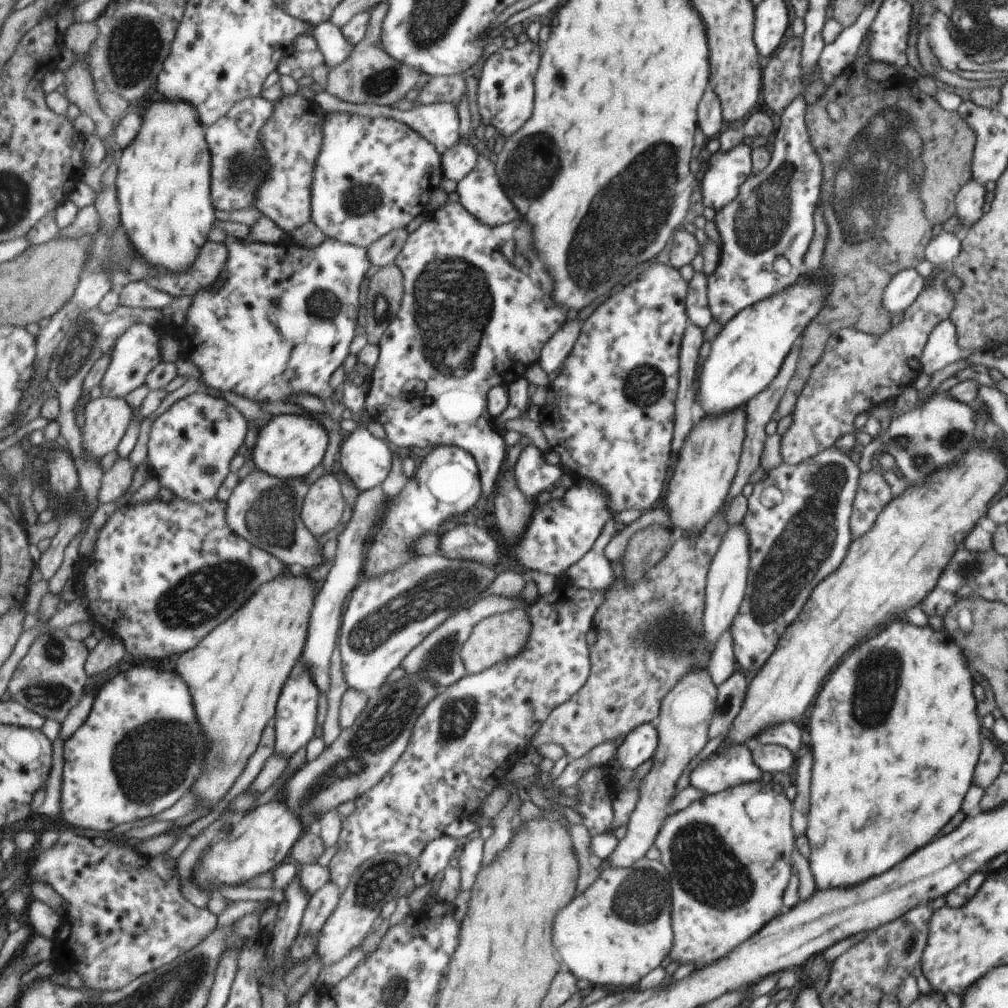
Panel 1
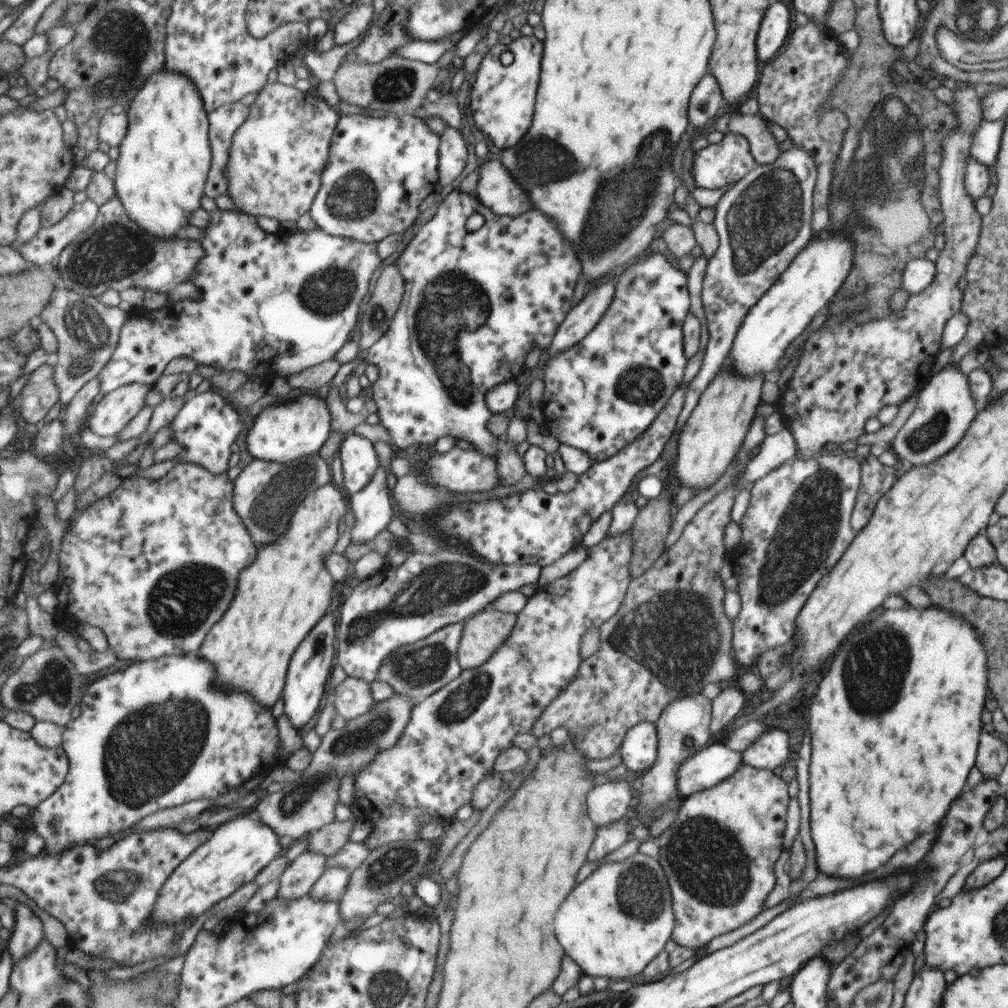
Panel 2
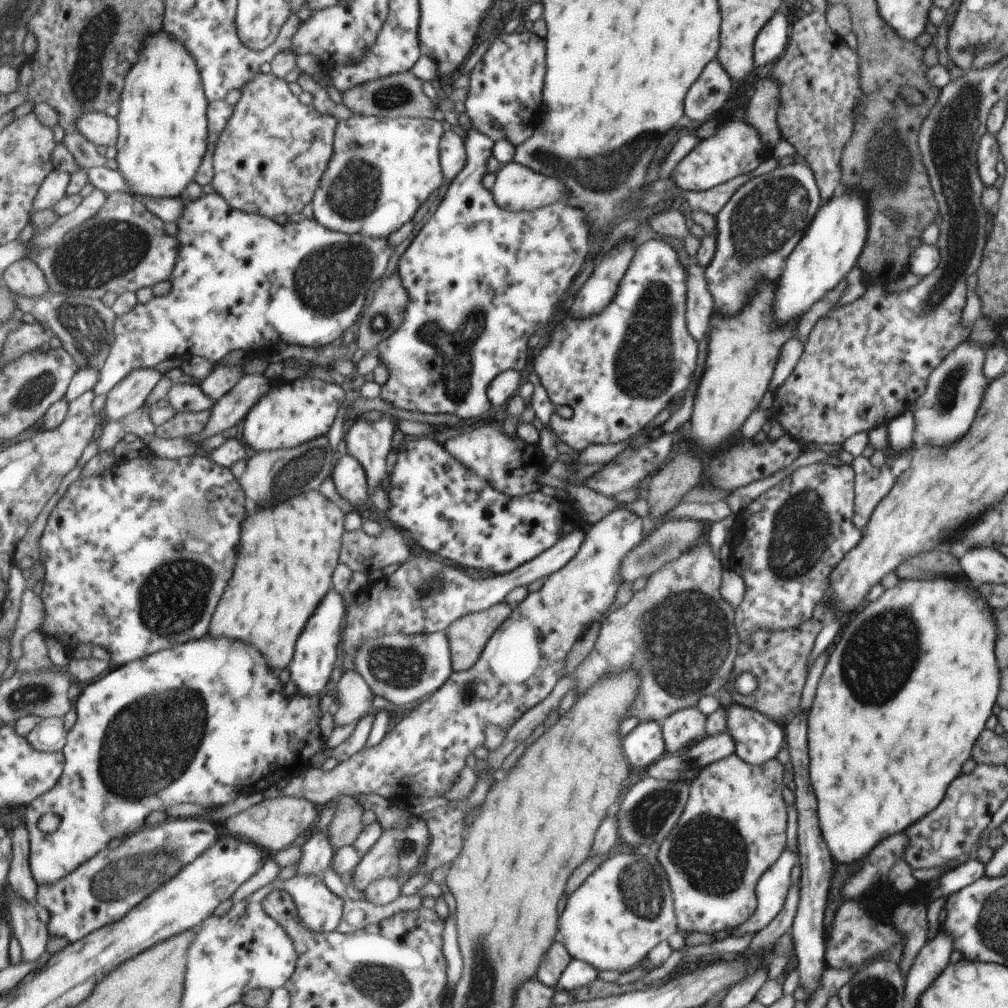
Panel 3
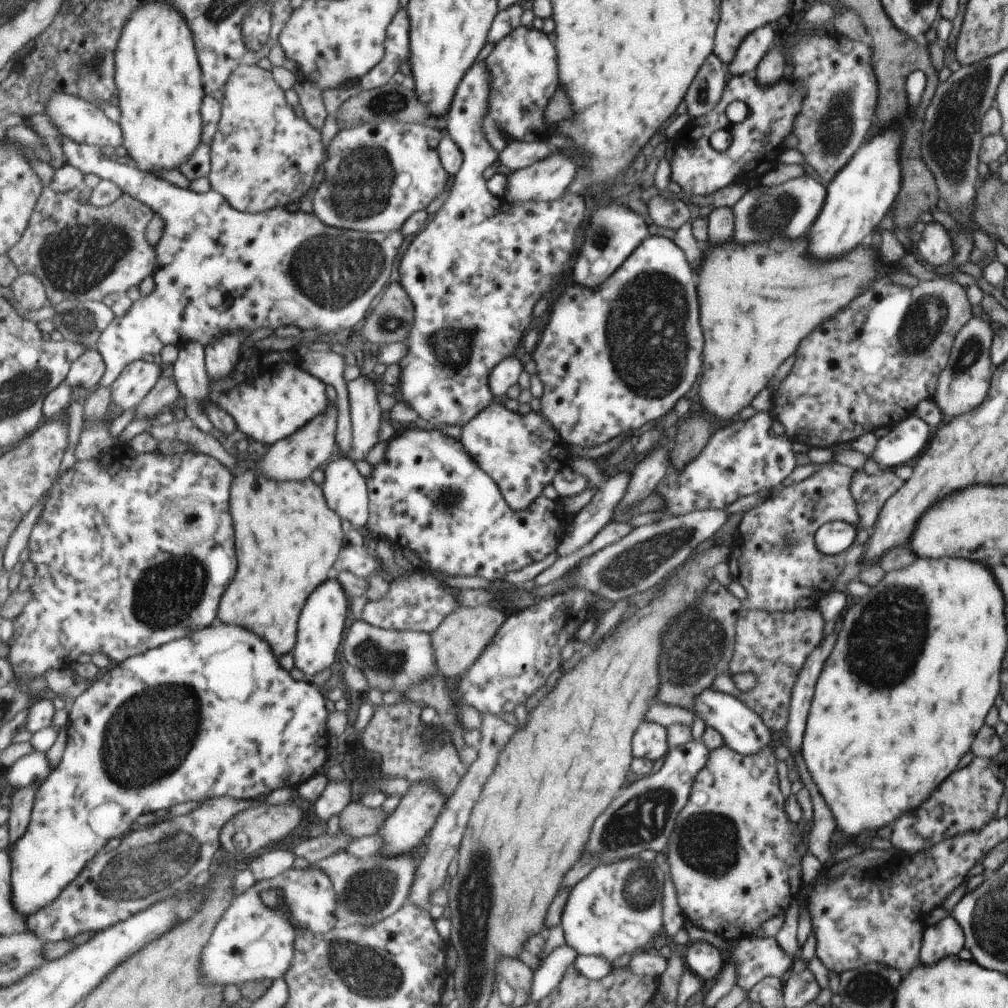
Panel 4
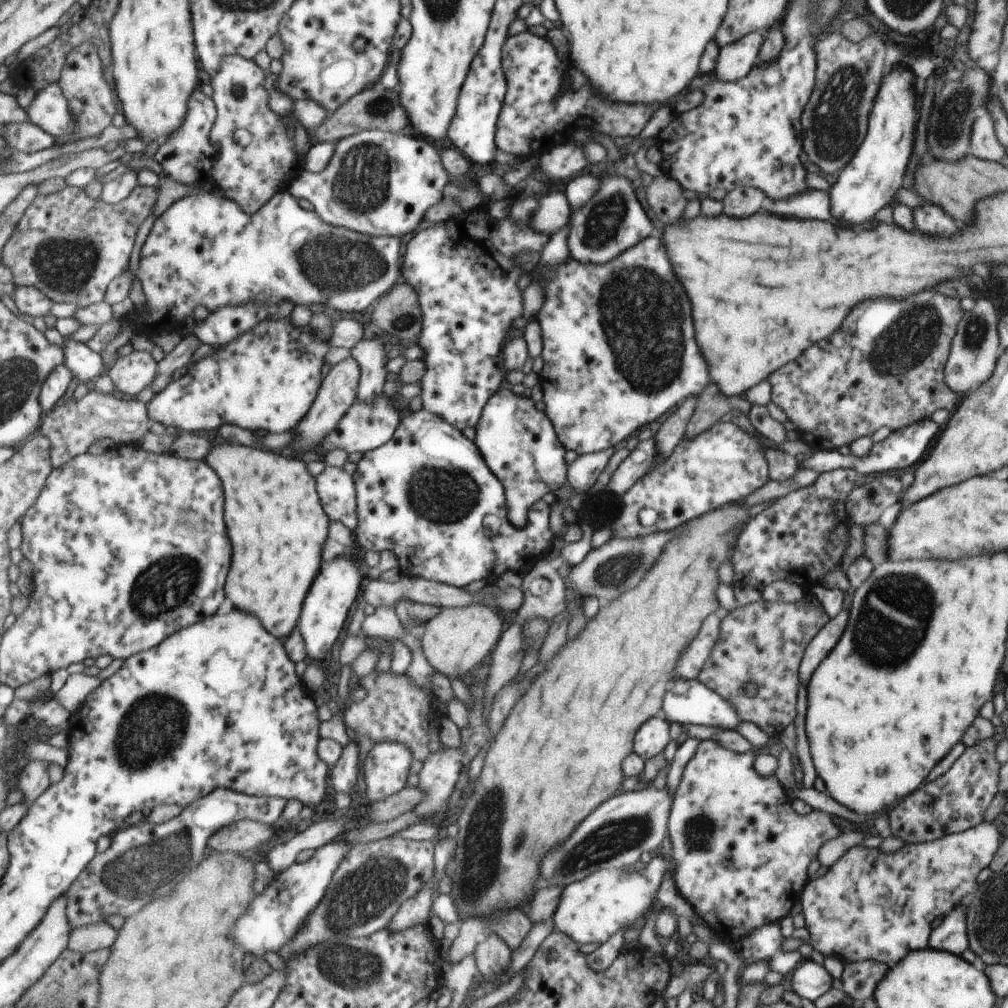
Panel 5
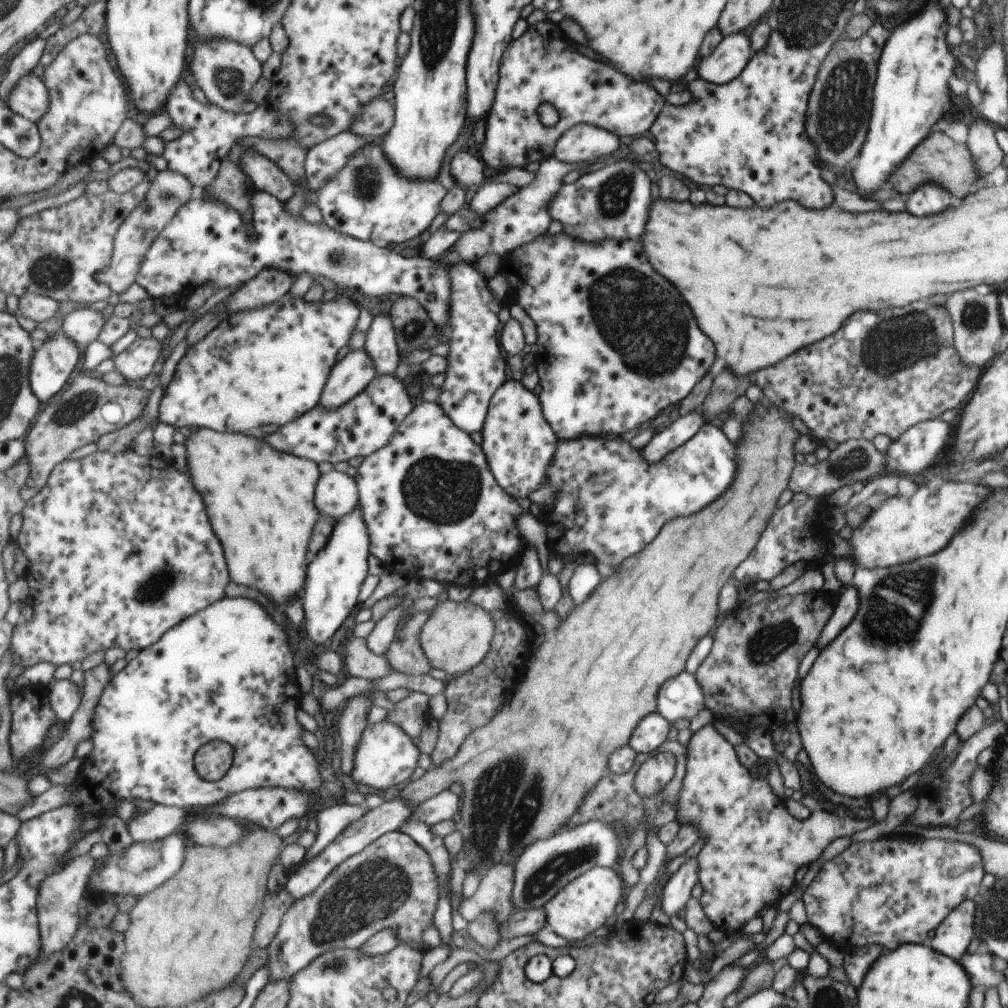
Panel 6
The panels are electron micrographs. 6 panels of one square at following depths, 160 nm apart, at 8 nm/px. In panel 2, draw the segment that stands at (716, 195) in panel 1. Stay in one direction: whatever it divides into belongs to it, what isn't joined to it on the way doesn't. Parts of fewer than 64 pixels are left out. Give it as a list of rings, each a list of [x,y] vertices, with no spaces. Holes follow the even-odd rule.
[[[728,132],[721,135],[719,142],[708,143],[707,146],[692,154],[690,171],[695,187],[715,190],[715,188],[739,182],[755,167],[757,167],[757,164],[752,156],[748,140],[739,132]]]

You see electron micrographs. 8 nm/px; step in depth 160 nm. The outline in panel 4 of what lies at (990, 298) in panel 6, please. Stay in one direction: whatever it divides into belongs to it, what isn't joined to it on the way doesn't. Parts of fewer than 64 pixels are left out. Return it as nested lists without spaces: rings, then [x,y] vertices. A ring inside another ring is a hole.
[[[973,317],[960,328],[952,343],[951,355],[947,366],[940,372],[936,382],[936,391],[932,398],[943,416],[943,421],[957,418],[971,408],[975,408],[987,394],[991,363],[989,362],[989,346],[991,342],[991,328],[987,320]]]

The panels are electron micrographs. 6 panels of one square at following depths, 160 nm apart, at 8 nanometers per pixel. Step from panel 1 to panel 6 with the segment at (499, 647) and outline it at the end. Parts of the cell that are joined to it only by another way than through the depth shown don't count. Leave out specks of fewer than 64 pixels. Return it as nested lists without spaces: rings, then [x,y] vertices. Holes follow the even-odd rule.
[[[446,599],[438,602],[429,612],[429,618],[419,634],[419,645],[429,667],[441,670],[445,676],[453,678],[471,671],[473,666],[483,660],[491,646],[493,630],[495,628],[491,618],[479,606],[468,601],[454,602]]]

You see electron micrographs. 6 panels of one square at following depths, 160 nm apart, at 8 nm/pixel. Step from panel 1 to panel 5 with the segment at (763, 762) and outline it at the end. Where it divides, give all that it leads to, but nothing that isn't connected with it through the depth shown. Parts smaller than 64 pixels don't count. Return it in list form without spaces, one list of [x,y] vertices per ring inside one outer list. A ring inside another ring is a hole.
[[[675,679],[672,687],[665,692],[663,707],[661,707],[663,718],[669,723],[702,724],[705,726],[722,727],[725,731],[716,733],[710,739],[716,740],[720,745],[732,749],[736,753],[746,753],[753,750],[749,742],[741,737],[736,731],[736,726],[741,722],[734,708],[724,701],[715,691],[701,684],[695,679]]]

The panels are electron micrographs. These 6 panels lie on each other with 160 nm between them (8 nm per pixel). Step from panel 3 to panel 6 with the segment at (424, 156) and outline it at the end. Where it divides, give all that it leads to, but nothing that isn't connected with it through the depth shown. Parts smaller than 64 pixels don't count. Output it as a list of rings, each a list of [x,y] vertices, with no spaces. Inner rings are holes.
[[[373,142],[357,150],[347,166],[317,190],[315,196],[324,223],[332,230],[386,247],[387,244],[405,244],[419,236],[429,226],[433,210],[439,210],[445,190],[435,182],[407,180],[389,160],[383,144]],[[258,151],[249,152],[249,156],[241,160],[241,168],[259,192],[273,194],[281,202],[289,202],[297,192],[297,184],[287,176],[287,172]]]

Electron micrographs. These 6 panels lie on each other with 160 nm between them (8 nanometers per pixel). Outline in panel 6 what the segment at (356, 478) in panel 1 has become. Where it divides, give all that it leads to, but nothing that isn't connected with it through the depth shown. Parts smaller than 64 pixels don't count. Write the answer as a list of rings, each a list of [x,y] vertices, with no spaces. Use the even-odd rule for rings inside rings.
[[[331,471],[323,474],[320,483],[317,484],[317,508],[321,508],[324,516],[337,520],[352,515],[359,507],[360,493],[356,480],[347,476],[345,472]]]

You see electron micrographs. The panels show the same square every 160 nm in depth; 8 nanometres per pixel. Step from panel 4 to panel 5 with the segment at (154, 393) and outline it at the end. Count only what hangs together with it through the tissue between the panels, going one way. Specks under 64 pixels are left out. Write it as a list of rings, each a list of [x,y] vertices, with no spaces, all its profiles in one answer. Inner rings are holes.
[[[194,332],[182,336],[175,348],[158,363],[158,373],[153,382],[155,394],[159,394],[164,388],[167,388],[169,382],[173,382],[171,381],[173,372],[177,372],[183,366],[187,367],[187,364],[190,364],[189,360],[195,356],[201,343],[203,343],[202,340]]]

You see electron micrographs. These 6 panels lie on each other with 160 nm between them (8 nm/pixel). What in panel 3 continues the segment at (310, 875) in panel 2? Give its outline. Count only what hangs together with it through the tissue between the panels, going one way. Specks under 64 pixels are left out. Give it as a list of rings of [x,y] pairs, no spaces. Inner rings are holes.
[[[329,827],[326,830],[315,830],[303,845],[304,855],[298,864],[297,874],[321,876],[329,868],[337,850],[332,843]]]

